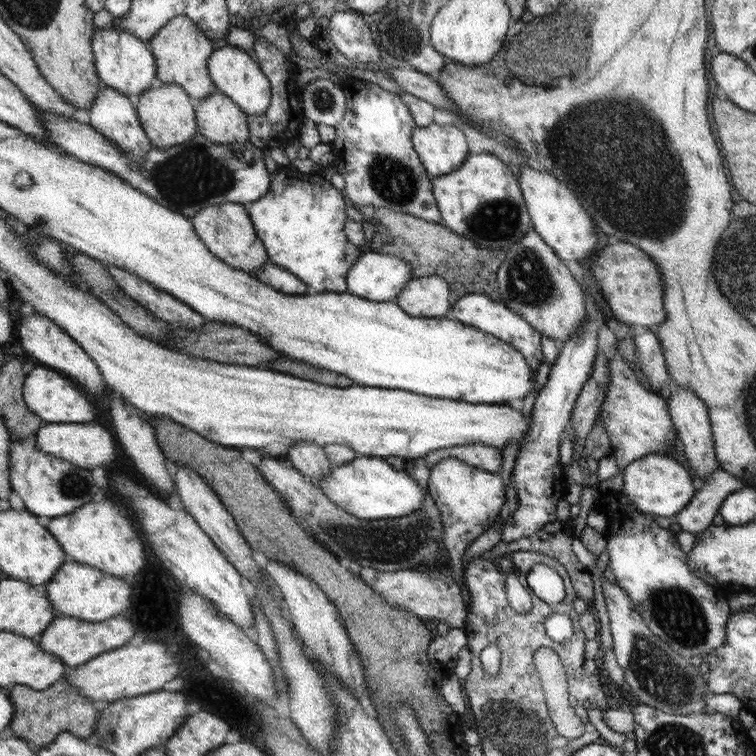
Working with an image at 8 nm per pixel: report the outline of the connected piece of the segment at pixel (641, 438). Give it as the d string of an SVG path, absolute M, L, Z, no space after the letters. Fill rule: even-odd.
M622 355L609 360L609 385L605 388L605 399L599 408L602 426L612 442L612 454L618 462L620 470L629 463L637 461L646 454L658 453L673 457L677 438L672 416L669 415L669 405L665 398L656 392L646 390L639 381L638 375L625 361Z

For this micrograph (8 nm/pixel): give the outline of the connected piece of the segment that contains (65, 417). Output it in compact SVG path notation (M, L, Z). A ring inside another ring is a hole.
M42 365L30 370L30 374L25 380L25 403L34 414L37 414L42 421L46 423L65 423L65 424L84 424L96 418L96 406L92 400L88 400L76 384L66 380L60 373L56 374L55 369L48 367L42 368Z

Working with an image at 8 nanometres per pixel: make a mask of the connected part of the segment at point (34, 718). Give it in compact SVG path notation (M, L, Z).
M66 676L47 690L38 691L28 686L15 685L9 688L8 692L14 705L13 720L9 722L9 726L16 737L36 749L46 748L60 733L69 732L76 738L88 738L93 733L101 713L92 705L90 699L80 695L80 691L68 683Z

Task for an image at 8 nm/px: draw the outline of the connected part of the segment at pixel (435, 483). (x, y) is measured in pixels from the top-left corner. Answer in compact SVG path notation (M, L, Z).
M443 458L434 465L429 474L427 490L429 496L435 500L438 510L441 511L444 537L441 542L445 543L446 550L452 558L452 577L456 580L462 600L469 601L468 586L463 581L462 556L466 548L472 544L481 534L496 522L502 508L505 508L506 490L499 473L482 470L459 458Z

